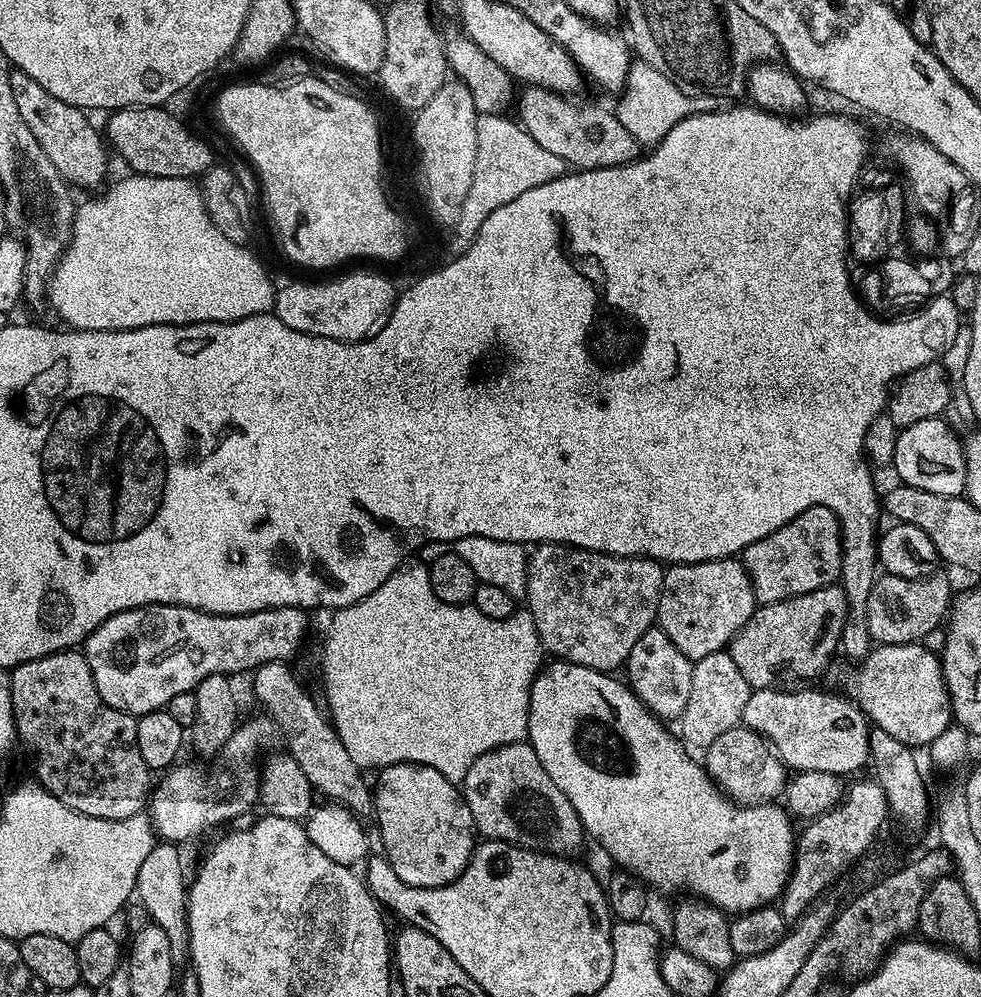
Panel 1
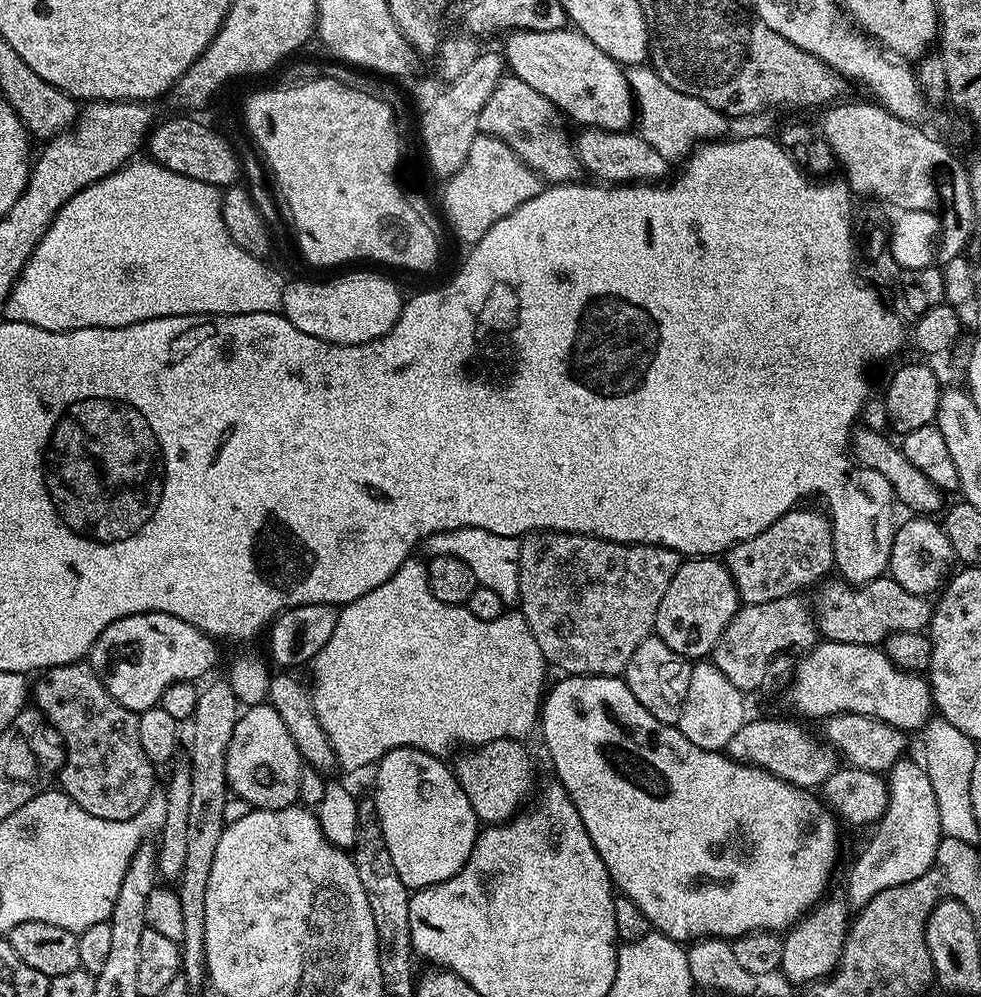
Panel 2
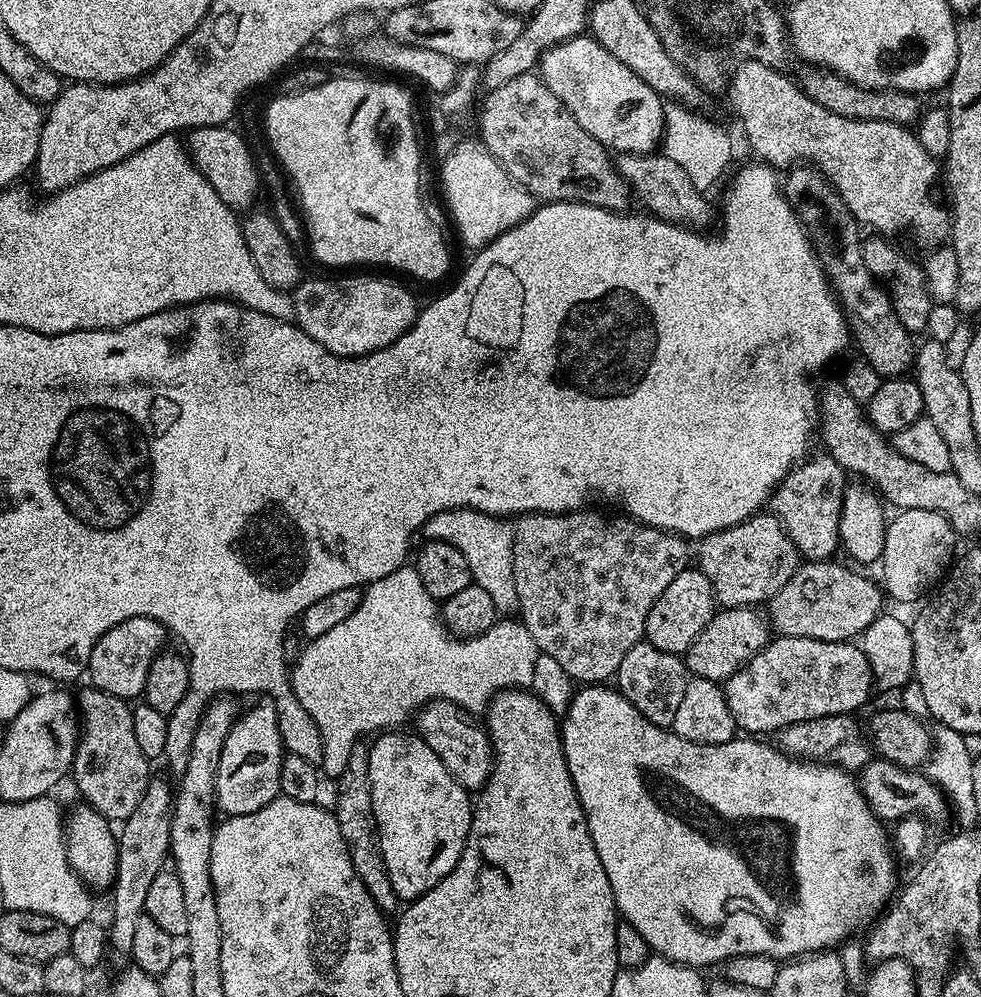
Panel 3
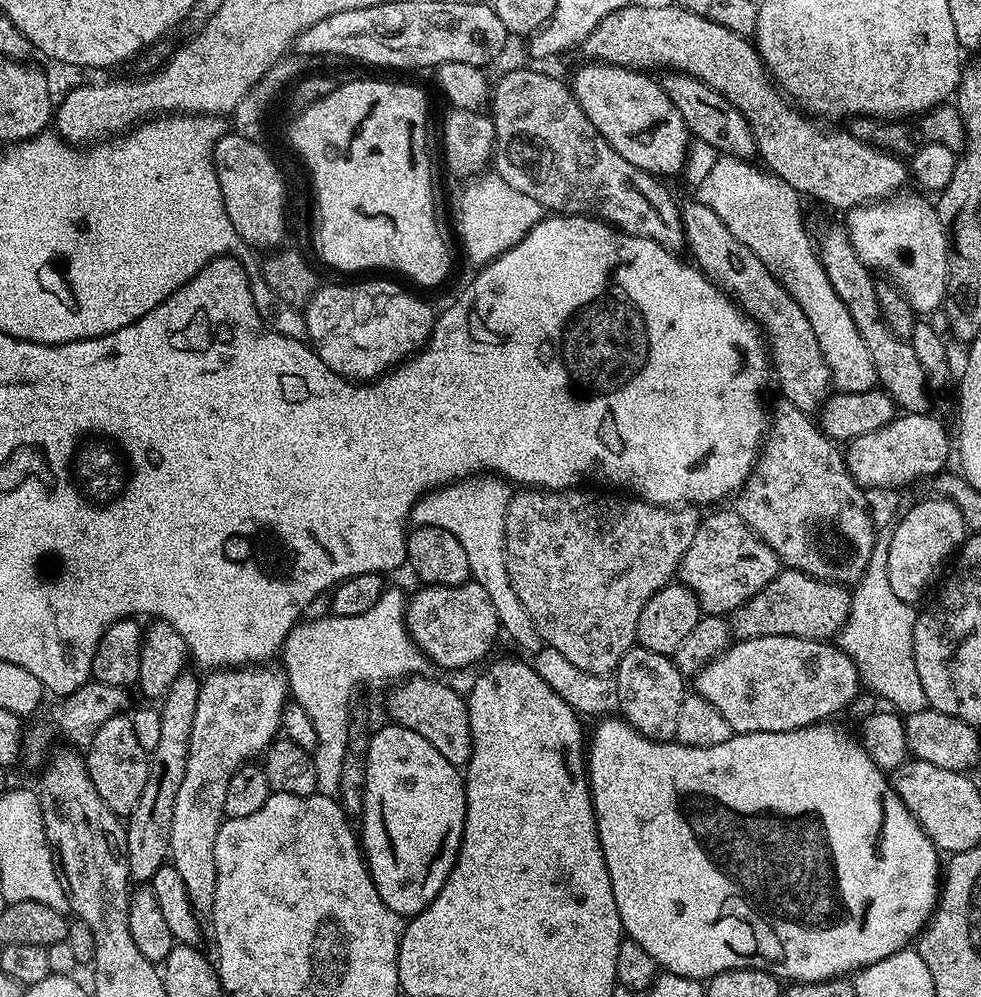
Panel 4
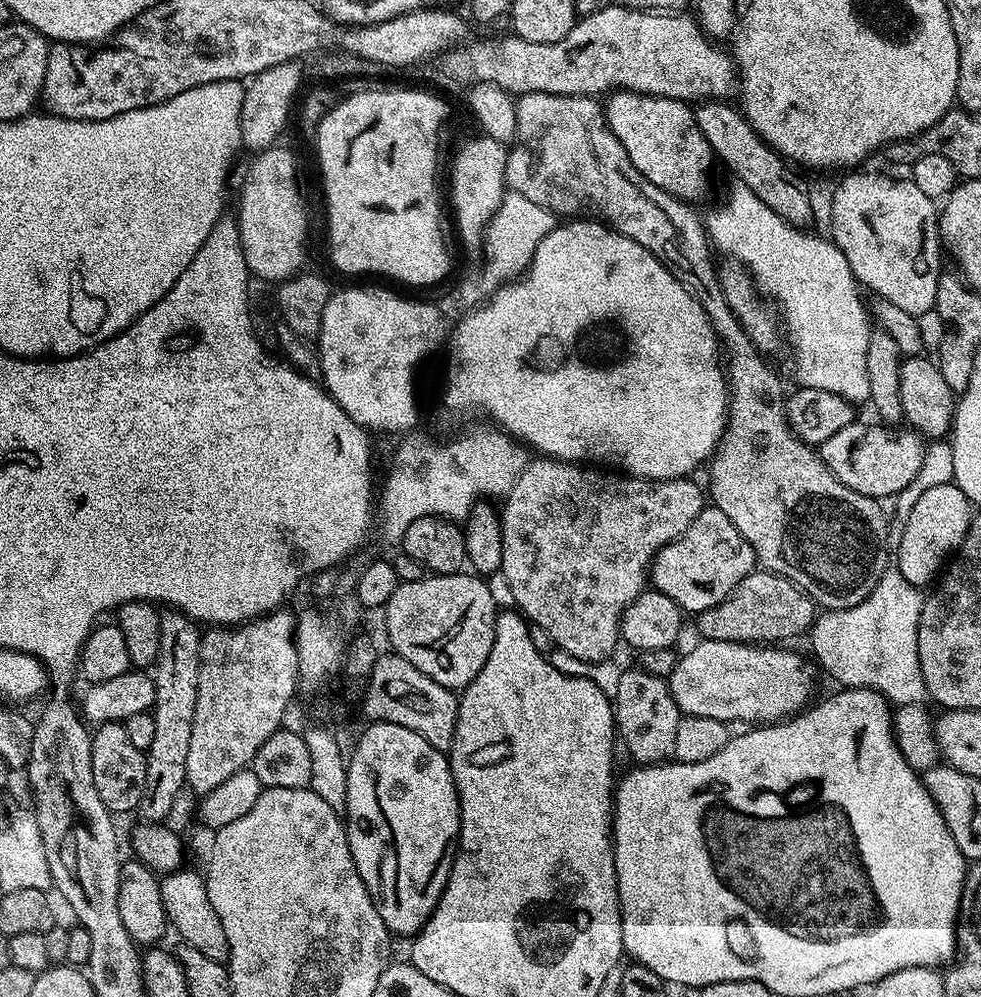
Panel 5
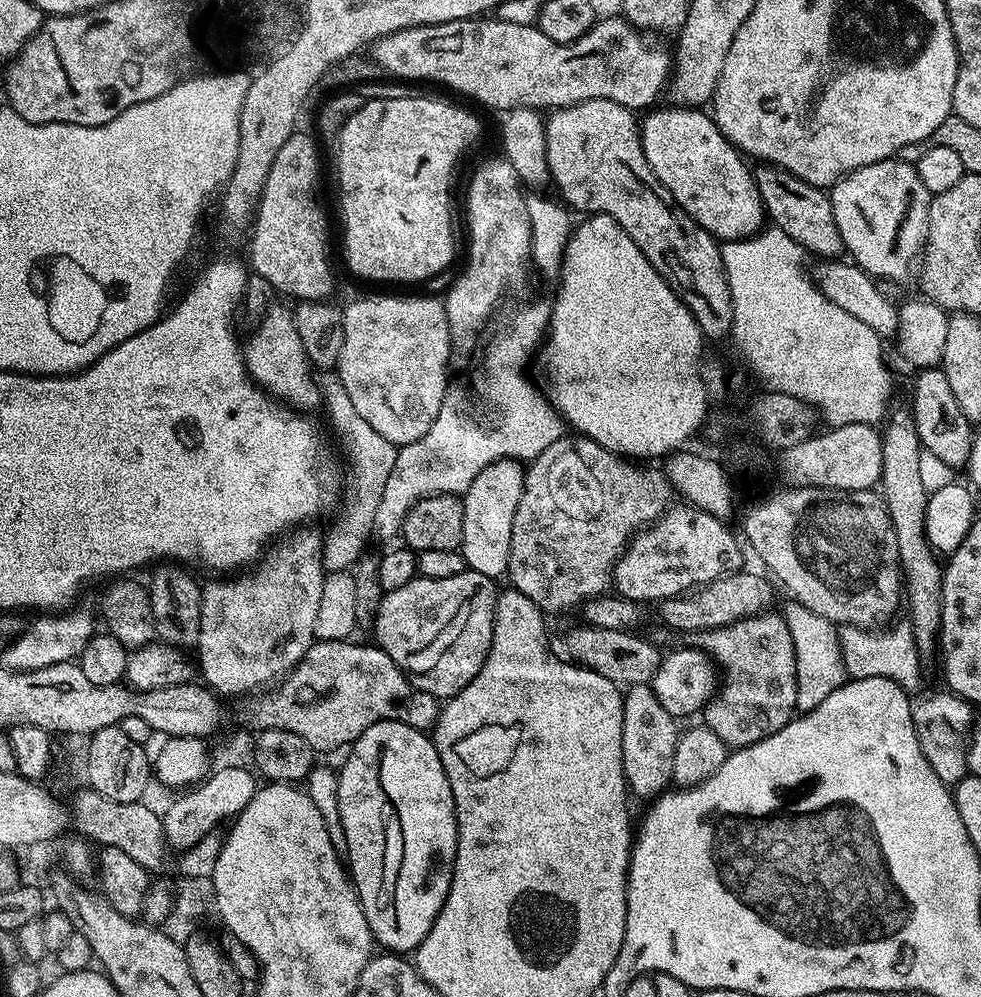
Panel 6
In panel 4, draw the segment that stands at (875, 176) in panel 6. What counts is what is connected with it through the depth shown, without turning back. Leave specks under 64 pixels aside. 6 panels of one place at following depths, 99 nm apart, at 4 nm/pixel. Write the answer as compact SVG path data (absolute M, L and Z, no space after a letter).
M901 191L895 196L883 200L873 200L870 204L860 204L857 208L847 209L846 227L848 237L862 262L873 273L885 272L885 277L890 278L908 300L910 307L916 314L928 318L933 313L939 313L944 307L946 295L946 282L948 281L948 249L950 237L944 227L942 218L936 212L935 203L915 191Z

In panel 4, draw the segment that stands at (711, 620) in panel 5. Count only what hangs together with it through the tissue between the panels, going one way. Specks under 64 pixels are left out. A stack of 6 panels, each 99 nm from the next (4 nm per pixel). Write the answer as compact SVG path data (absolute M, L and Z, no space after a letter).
M784 568L766 587L731 612L730 632L736 640L789 636L828 642L846 622L851 601L852 593L845 585Z

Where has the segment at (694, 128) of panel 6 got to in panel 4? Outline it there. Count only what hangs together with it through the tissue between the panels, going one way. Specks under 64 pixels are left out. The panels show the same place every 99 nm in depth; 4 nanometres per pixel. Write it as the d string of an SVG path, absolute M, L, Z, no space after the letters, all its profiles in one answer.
M584 62L577 70L576 77L570 80L570 87L586 118L594 122L598 134L602 134L602 138L606 138L606 142L610 142L610 146L614 146L614 150L618 150L618 154L630 162L630 166L638 166L638 170L651 172L657 178L666 178L664 176L672 176L675 172L683 173L690 147L690 133L686 122L682 122L682 114L678 114L674 102L670 102L663 87L648 76L651 75L644 70Z

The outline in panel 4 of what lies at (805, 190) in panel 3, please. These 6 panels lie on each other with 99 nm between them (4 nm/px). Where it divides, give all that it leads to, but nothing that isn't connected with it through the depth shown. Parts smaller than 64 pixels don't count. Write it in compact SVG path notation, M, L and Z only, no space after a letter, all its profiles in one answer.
M830 225L821 234L820 240L818 236L818 251L820 261L823 262L830 278L830 286L834 286L834 294L838 294L838 298L842 298L842 302L850 310L850 318L854 318L854 326L858 326L858 334L862 334L866 350L870 350L879 387L888 393L896 403L897 409L905 413L928 412L928 375L922 370L922 362L918 362L918 354L913 350L911 343L888 328L880 312L879 298L876 296L877 281L862 262L862 258L858 258L848 237L847 227Z

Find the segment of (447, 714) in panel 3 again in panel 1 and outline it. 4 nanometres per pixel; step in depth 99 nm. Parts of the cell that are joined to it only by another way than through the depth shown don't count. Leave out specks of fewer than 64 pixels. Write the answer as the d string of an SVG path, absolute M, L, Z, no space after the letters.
M503 744L500 748L482 754L466 770L462 781L462 791L466 806L470 806L470 814L476 823L477 833L490 840L501 840L514 844L518 848L529 848L532 852L547 852L549 856L575 857L576 851L586 841L586 833L574 806L570 806L570 798L554 786L550 774L542 770L542 762L538 762L538 754L534 754L531 744Z

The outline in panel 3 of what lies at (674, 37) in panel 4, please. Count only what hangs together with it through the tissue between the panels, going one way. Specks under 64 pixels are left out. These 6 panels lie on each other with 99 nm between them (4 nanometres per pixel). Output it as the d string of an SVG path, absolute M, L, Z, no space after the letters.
M745 60L735 65L736 73L731 73L730 79L726 84L726 97L732 103L732 108L736 111L736 116L740 119L740 124L744 127L744 132L748 135L748 144L752 147L753 157L759 158L763 163L772 165L777 170L788 170L793 166L800 166L807 162L811 167L822 175L836 188L836 193L842 198L842 202L846 202L846 206L854 214L854 218L864 226L869 224L870 229L880 234L891 234L890 232L900 232L903 228L916 227L920 231L920 236L924 240L929 240L932 246L940 246L940 244L949 239L952 234L952 213L950 211L949 201L946 199L945 193L942 191L942 164L939 159L930 154L926 154L926 146L922 146L917 133L911 127L903 124L895 124L894 122L866 122L865 120L855 120L854 118L842 118L842 114L834 114L834 110L826 110L826 106L818 106L818 102L814 102L814 98L810 98L804 93L803 88L795 79L792 80L788 76L783 76L780 68L771 68L757 60Z

